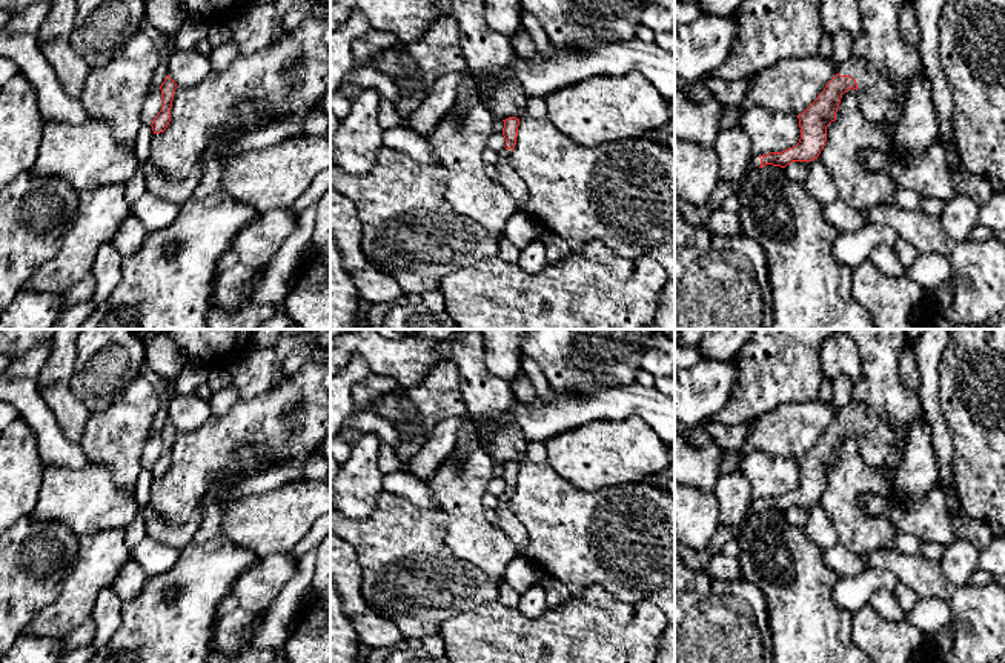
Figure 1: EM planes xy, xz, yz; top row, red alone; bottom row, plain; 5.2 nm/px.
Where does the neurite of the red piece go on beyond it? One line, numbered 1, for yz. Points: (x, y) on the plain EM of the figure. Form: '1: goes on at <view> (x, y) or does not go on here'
1: goes on at yz (876, 439)

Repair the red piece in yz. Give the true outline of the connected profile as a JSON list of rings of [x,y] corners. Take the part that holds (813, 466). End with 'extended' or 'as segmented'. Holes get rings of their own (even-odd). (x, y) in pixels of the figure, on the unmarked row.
[[[848,403],[839,409],[838,418],[827,428],[818,443],[801,458],[801,483],[782,497],[753,500],[744,520],[765,509],[785,512],[791,506],[811,506],[819,501],[827,486],[827,471],[836,465],[842,438],[848,434],[859,437],[861,457],[870,466],[882,466],[896,445],[894,431],[870,408]]]; extended

